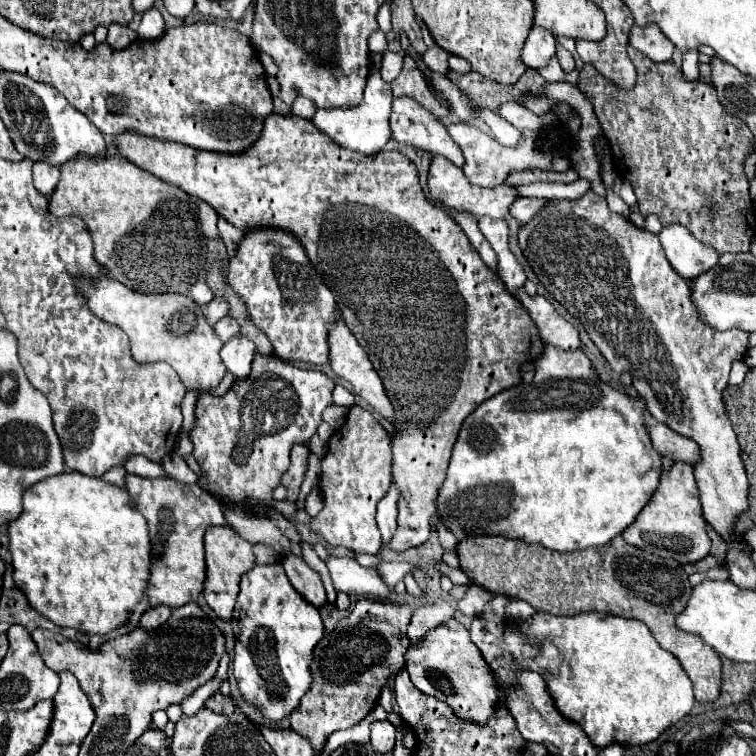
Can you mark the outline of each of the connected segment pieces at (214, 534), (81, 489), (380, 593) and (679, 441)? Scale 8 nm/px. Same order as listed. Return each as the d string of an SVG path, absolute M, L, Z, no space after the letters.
M210 526L204 536L204 548L206 548L206 580L204 580L202 594L218 618L230 620L234 604L236 604L236 596L238 596L240 576L246 570L250 570L250 566L256 564L252 544L244 540L242 536L238 536L228 526Z
M62 474L62 476L52 476L46 478L38 484L34 484L32 488L28 488L24 492L24 510L18 516L18 520L8 524L8 538L10 538L10 554L12 554L12 566L14 566L14 582L16 586L26 594L28 602L40 612L44 614L48 620L52 620L56 626L68 626L68 628L76 628L80 632L86 634L108 634L116 628L122 628L126 624L126 618L130 618L130 610L142 602L142 598L146 596L146 578L150 578L150 538L148 538L148 526L146 520L142 518L142 514L138 514L138 510L134 510L134 502L130 502L130 494L126 488L114 486L114 484L106 484L100 478L90 478L84 474Z
M330 556L326 562L330 570L330 578L338 592L354 594L354 596L374 596L374 598L388 598L392 588L386 588L386 582L378 578L376 568L364 568L356 560L344 556L334 558Z
M646 414L646 426L648 426L650 438L652 438L654 450L660 456L670 458L674 462L686 462L686 464L692 464L692 466L698 464L700 454L698 454L696 442L692 442L690 438L680 436L678 432L670 430L666 424L656 422L650 414Z

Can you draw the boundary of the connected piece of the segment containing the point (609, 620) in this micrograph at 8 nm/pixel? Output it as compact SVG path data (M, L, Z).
M536 612L532 618L520 624L520 630L526 634L528 644L540 644L544 638L552 638L558 650L564 654L564 662L556 676L546 674L548 690L562 714L572 722L578 722L596 748L606 748L614 742L628 744L646 744L656 740L668 726L682 720L694 706L692 682L682 670L680 662L666 652L652 632L640 622L622 616L584 612L576 616L552 616L546 612Z

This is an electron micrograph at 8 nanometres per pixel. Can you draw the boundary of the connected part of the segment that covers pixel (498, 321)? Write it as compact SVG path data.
M274 112L266 118L260 140L246 154L238 156L202 152L134 132L120 134L112 144L120 156L138 168L208 202L236 228L276 226L300 238L310 262L334 292L342 320L356 334L382 378L396 410L392 476L402 498L398 502L398 528L384 548L404 552L424 544L430 538L432 518L436 516L438 486L446 480L446 466L464 418L484 400L518 384L518 366L530 360L530 356L536 360L544 348L528 310L506 290L498 274L484 264L464 230L444 210L428 202L414 164L400 152L362 156L334 144L310 120Z

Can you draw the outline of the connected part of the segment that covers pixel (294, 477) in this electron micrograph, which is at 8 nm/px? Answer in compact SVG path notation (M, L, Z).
M296 444L292 448L290 454L290 468L286 470L286 474L282 476L282 486L286 486L288 490L288 500L296 500L298 492L300 492L300 484L304 482L304 474L306 474L306 460L308 460L308 446L306 444Z

